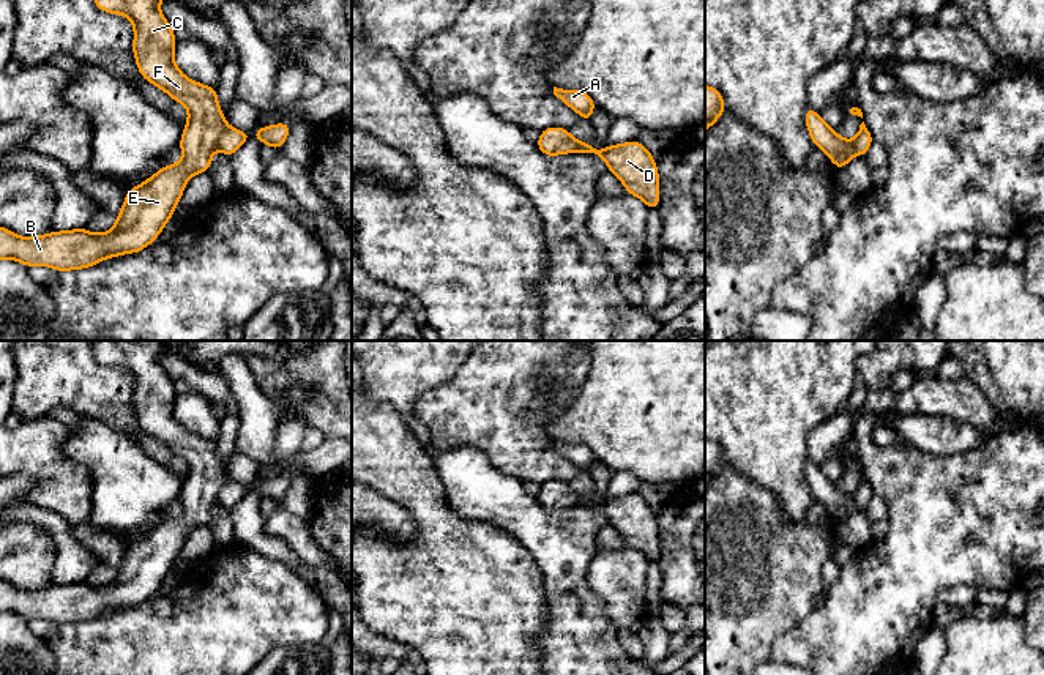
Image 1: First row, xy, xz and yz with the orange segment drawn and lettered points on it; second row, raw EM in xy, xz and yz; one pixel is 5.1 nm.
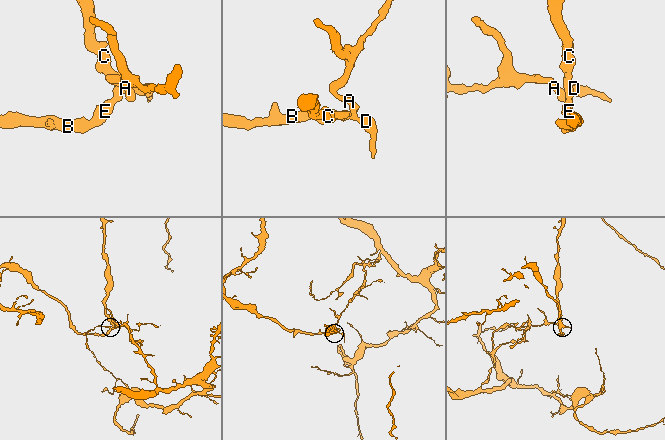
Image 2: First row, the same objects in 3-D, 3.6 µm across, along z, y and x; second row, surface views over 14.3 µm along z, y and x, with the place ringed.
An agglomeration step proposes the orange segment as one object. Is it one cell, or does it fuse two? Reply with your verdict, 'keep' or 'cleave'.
cleave

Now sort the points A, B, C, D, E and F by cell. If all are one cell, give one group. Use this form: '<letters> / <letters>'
A D / B C E F

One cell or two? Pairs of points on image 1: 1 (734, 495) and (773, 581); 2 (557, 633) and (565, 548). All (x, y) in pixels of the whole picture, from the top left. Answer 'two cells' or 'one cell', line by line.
1: one cell
2: one cell

